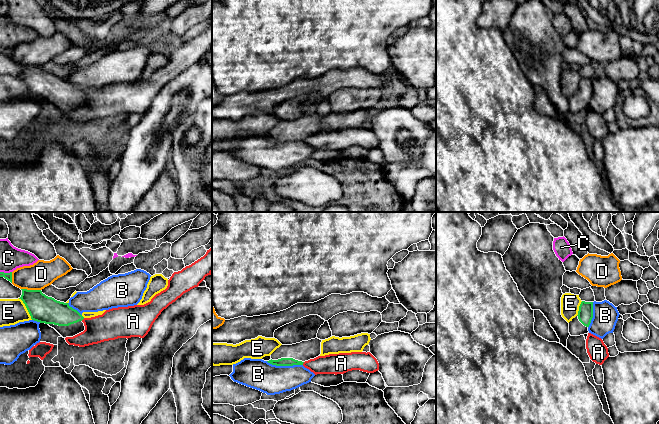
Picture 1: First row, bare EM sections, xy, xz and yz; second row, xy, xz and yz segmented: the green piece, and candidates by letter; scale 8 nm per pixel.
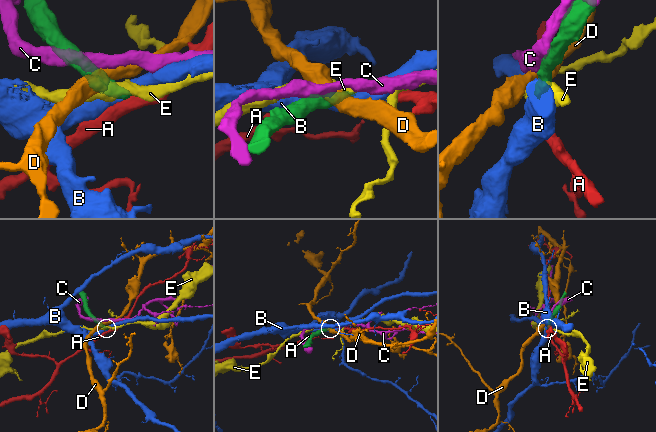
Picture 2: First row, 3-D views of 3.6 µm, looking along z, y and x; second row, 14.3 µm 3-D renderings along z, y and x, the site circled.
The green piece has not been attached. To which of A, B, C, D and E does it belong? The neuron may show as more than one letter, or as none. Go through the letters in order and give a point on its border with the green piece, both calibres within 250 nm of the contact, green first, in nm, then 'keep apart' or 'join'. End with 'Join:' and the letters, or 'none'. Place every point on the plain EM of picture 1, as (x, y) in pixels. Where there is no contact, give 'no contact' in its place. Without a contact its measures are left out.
A: xy (82, 95) | 190/240 nm | keep apart
B: xz (284, 141) | 60/240 nm | keep apart
C: xy (6, 49) | 60/190 nm | keep apart
D: xy (31, 66) | 220/220 nm | keep apart
E: xy (26, 83) | 220/200 nm | keep apart
Join: none

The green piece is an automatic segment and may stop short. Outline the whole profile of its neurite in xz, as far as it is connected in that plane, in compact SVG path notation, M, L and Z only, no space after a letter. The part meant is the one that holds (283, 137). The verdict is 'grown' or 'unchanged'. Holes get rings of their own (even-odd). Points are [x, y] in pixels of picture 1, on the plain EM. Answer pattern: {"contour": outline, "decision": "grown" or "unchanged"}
{"contour": "M315 114L292 121L281 121L270 132L268 139L276 142L303 141L321 130L322 116Z", "decision": "grown"}

